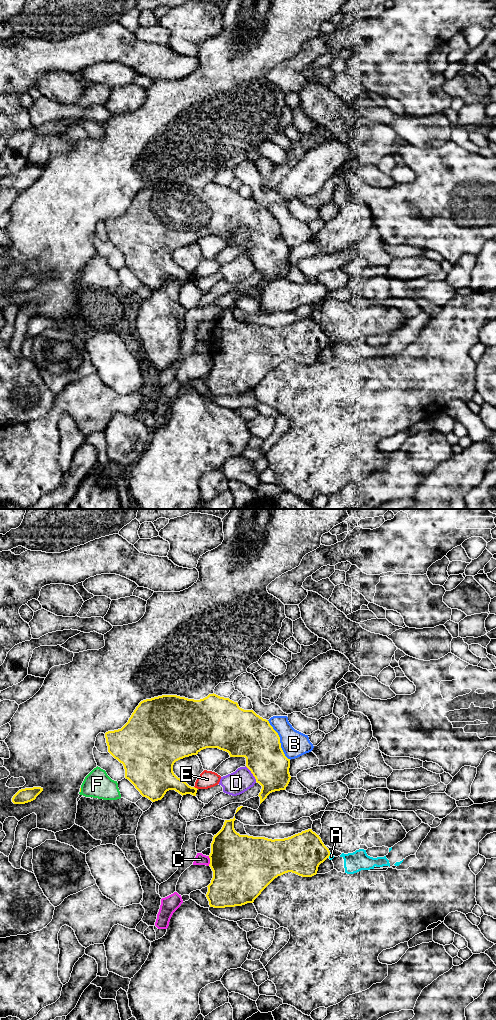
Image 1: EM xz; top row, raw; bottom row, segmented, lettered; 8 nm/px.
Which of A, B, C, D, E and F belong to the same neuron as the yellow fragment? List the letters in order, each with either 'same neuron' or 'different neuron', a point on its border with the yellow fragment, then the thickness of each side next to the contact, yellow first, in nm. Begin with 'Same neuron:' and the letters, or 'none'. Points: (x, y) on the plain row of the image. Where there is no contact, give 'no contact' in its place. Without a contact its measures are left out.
Same neuron: F
A: different neuron; meets yellow in xz at (329, 343); 320 nm thick on the yellow side, 40 nm on the other
B: different neuron; meets yellow in xz at (279, 228); 360 nm thick on the yellow side, 220 nm on the other
C: different neuron; meets yellow in xz at (210, 349); 480 nm thick on the yellow side, 90 nm on the other
D: different neuron; meets yellow in xz at (252, 261); 320 nm thick on the yellow side, 190 nm on the other
E: different neuron; meets yellow in xz at (196, 276); 170 nm thick on the yellow side, 140 nm on the other
F: same neuron; meets yellow in xz at (80, 278); 20 nm thick on the yellow side, 220 nm on the other

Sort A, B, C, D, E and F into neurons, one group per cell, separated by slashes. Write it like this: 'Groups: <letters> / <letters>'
Groups: A / B / C / D / E / F

